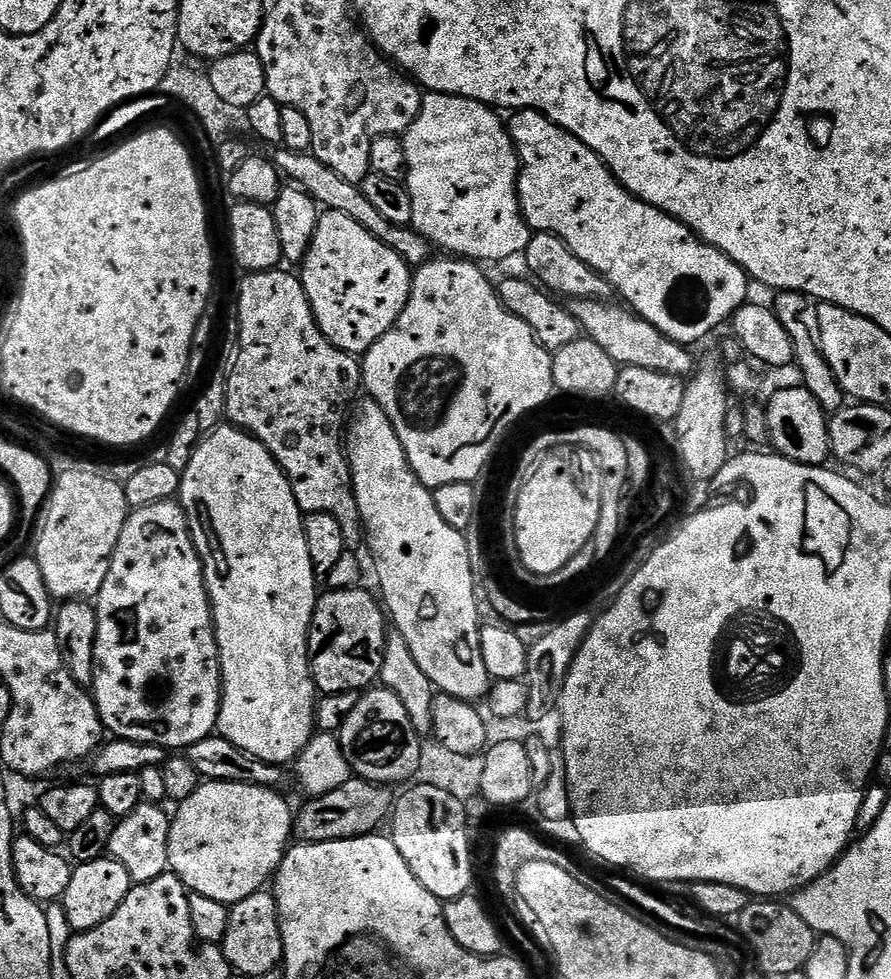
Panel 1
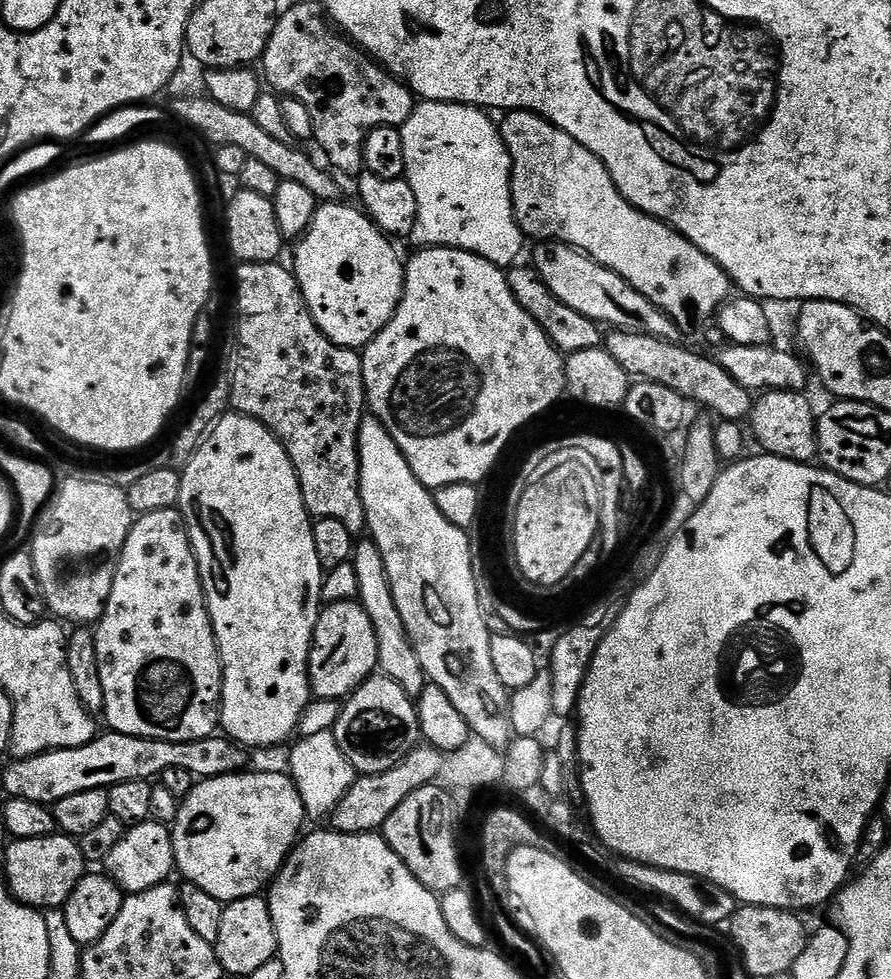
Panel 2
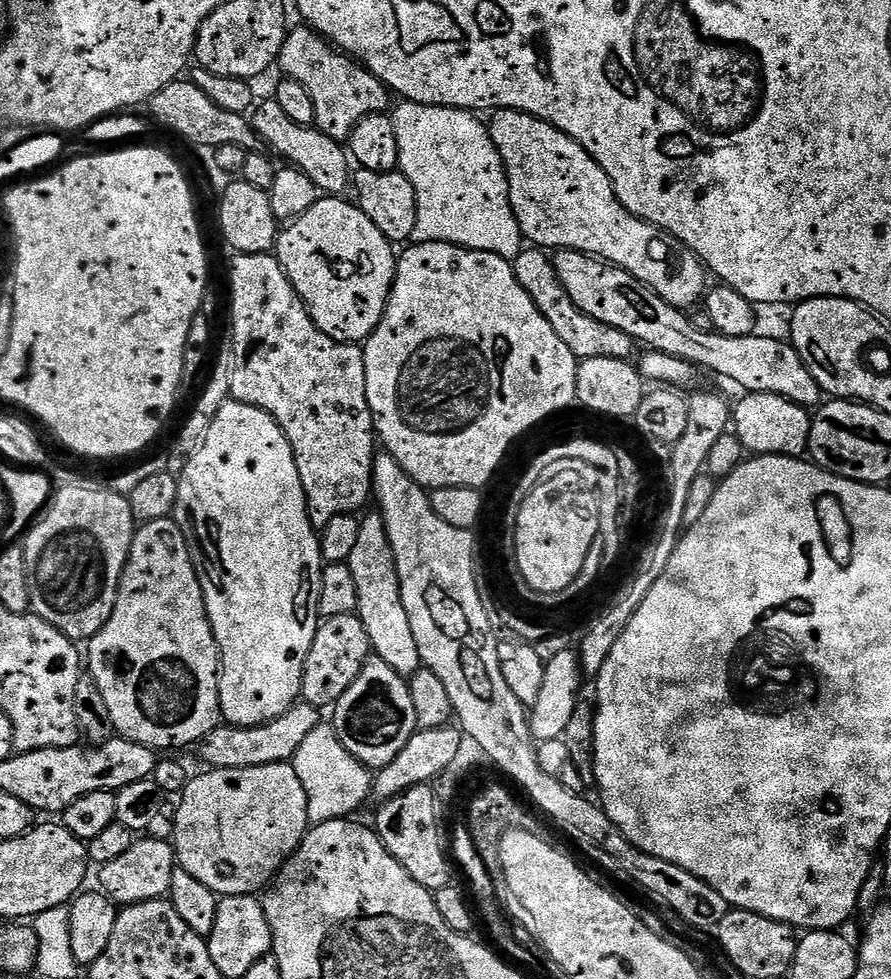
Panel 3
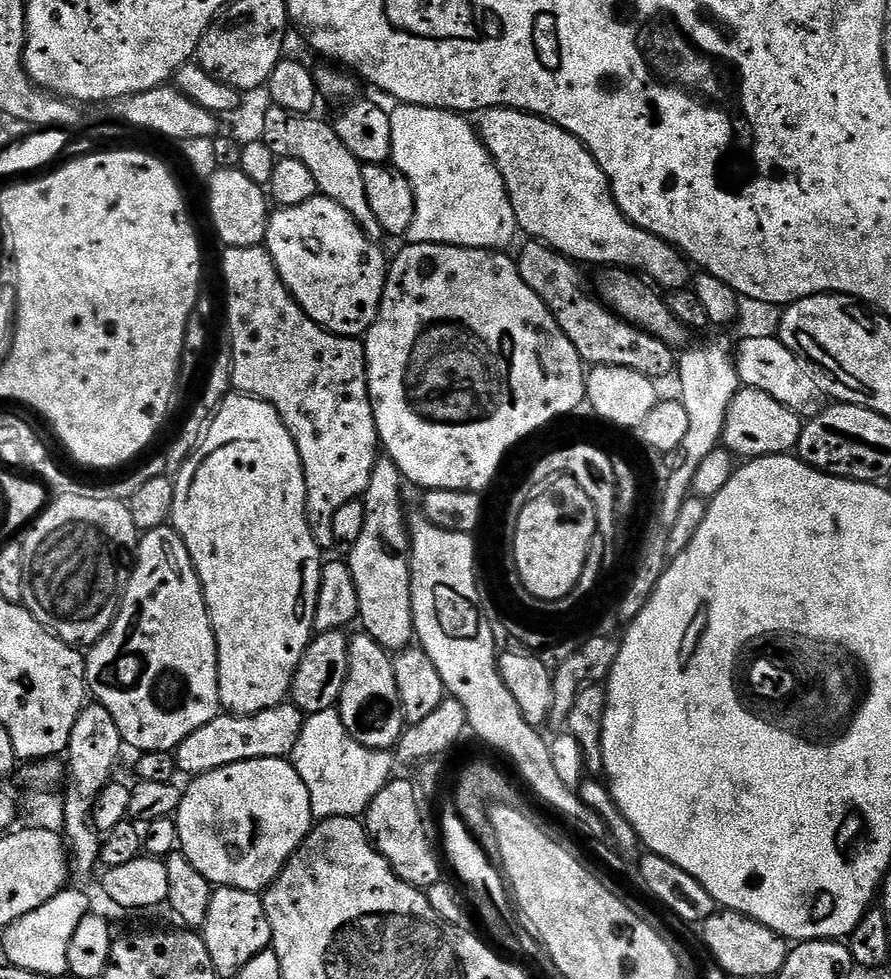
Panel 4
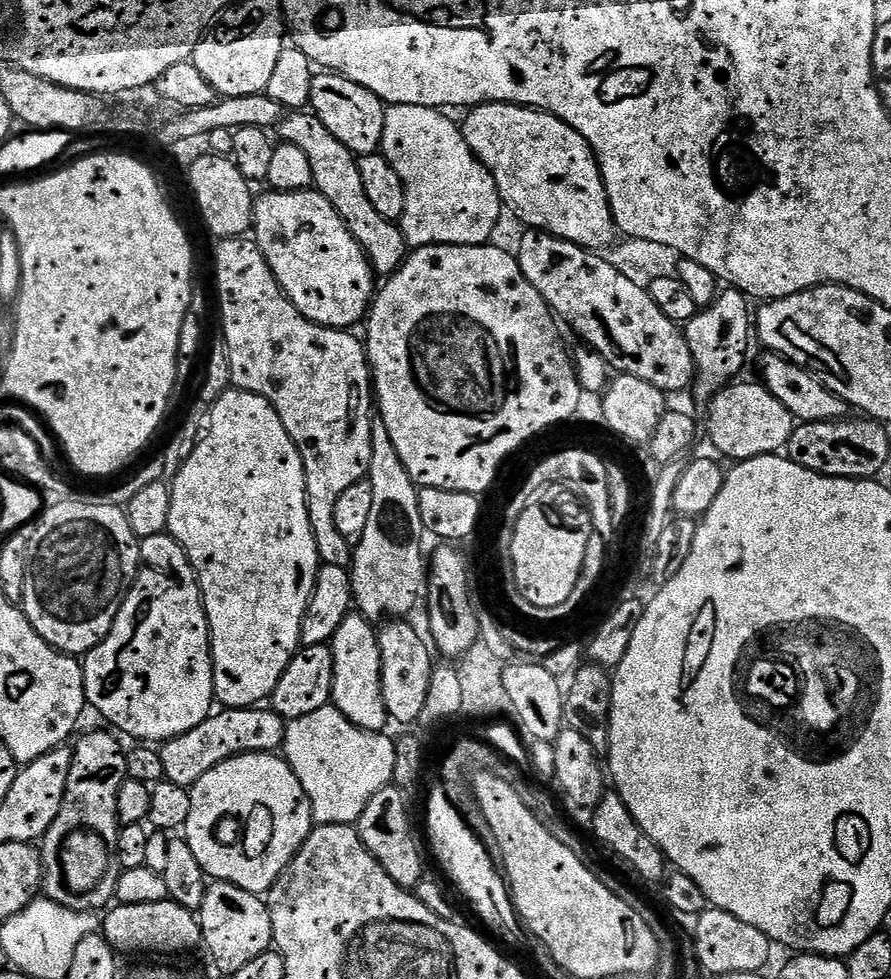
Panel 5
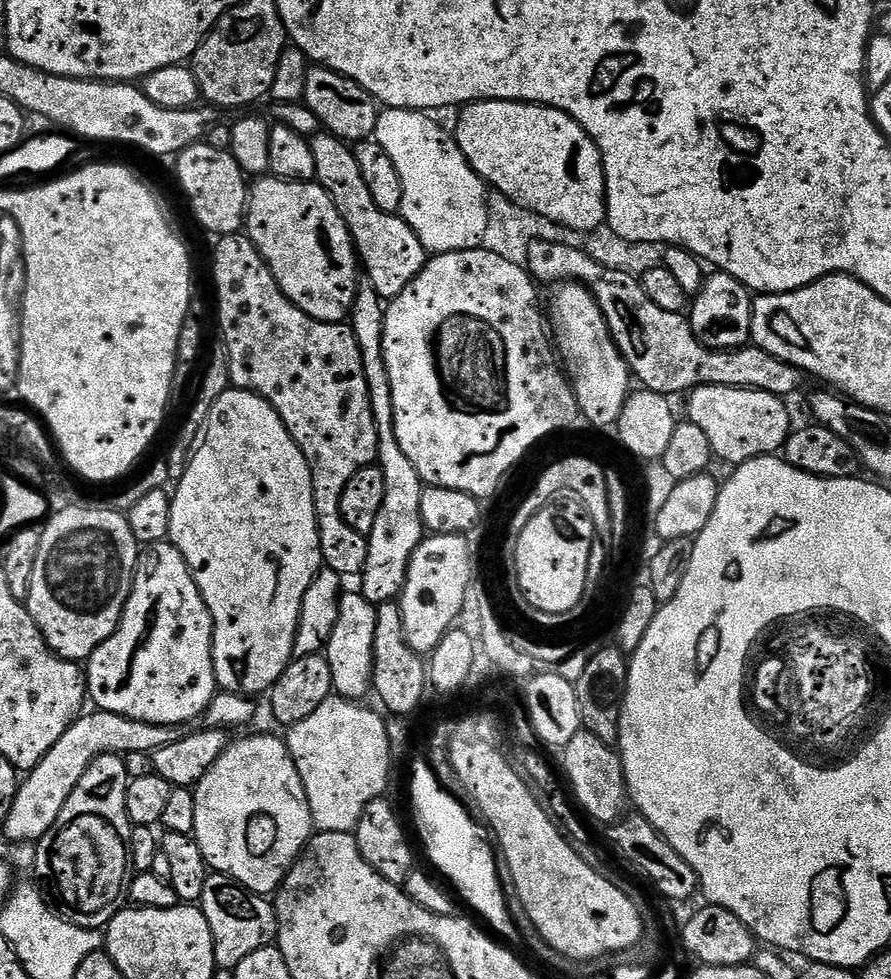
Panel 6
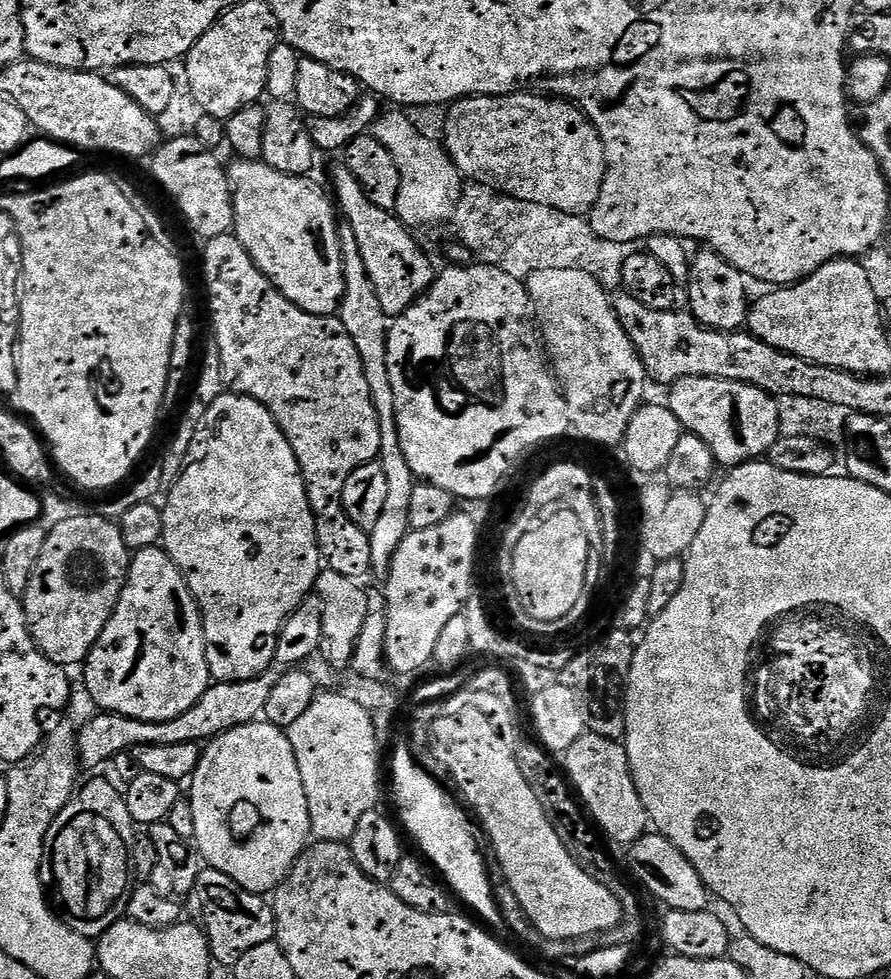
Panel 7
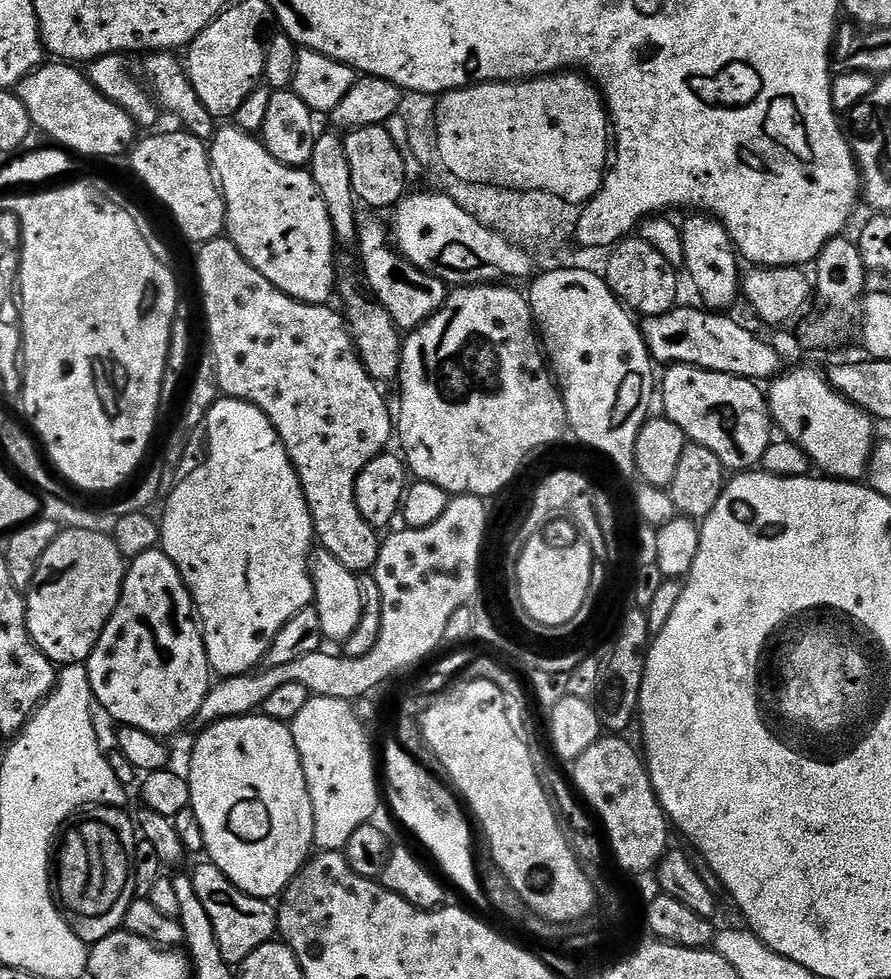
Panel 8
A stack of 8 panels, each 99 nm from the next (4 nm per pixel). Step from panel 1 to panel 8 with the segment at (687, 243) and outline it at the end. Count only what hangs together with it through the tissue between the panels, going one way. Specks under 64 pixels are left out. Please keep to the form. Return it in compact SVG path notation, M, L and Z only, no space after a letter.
M565 70L551 76L537 76L530 80L514 80L495 84L473 84L470 88L459 88L445 92L437 99L438 154L443 171L455 176L462 182L488 183L495 188L518 190L519 192L544 192L552 198L562 198L566 202L583 206L598 194L604 184L606 169L610 164L610 121L608 109L600 89L587 75L576 70Z

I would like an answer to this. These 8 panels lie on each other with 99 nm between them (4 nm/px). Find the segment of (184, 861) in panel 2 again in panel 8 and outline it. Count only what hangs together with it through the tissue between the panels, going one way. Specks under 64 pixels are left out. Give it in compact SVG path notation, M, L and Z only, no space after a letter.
M253 714L230 718L229 720L219 720L217 724L212 724L203 729L199 735L196 745L192 748L192 757L188 760L186 775L190 786L190 798L192 799L190 807L194 810L194 814L198 814L198 826L202 826L204 852L207 859L218 870L222 870L222 874L231 884L238 886L246 894L257 896L260 900L271 901L283 893L301 868L308 863L313 855L316 842L314 838L314 806L310 802L310 790L306 786L306 774L302 770L298 746L294 746L291 727L285 721L271 720L269 716L263 714Z

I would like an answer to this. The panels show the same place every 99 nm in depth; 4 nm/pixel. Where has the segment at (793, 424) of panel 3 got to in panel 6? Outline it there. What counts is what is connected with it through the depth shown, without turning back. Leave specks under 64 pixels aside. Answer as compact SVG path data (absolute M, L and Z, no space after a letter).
M702 384L687 393L687 419L699 426L710 438L713 457L739 466L759 456L770 456L783 449L793 427L788 408L783 399L758 388L731 388Z

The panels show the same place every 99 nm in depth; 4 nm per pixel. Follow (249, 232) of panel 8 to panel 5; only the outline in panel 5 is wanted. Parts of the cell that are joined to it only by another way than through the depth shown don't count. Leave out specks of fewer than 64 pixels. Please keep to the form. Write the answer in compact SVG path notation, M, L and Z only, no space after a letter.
M268 190L265 191L265 193L265 196L262 197L261 200L259 197L254 204L254 239L257 246L262 250L262 254L270 266L270 270L278 278L284 295L294 302L294 306L307 320L313 320L315 324L321 324L327 328L355 329L355 324L358 323L359 320L361 323L361 321L367 317L372 306L372 301L378 291L377 277L373 273L372 265L369 264L366 254L362 250L362 246L358 246L358 242L354 242L350 230L344 225L342 218L334 210L332 203L329 202L322 193L315 190L306 192L274 192Z

